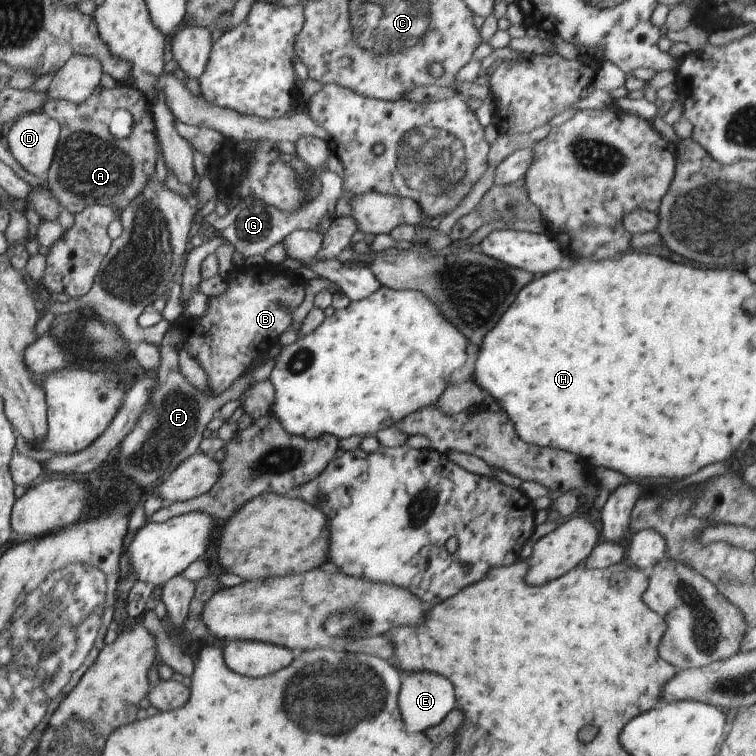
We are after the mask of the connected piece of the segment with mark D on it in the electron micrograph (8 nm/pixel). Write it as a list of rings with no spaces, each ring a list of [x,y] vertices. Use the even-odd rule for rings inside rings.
[[[42,110],[21,115],[13,124],[8,125],[2,139],[18,164],[36,177],[46,177],[54,161],[54,152],[61,136],[61,125]]]

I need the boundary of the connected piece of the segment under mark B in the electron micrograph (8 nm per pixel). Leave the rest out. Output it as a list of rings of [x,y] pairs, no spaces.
[[[266,263],[253,267],[235,267],[228,283],[228,290],[219,296],[209,298],[206,314],[200,318],[187,319],[179,322],[181,340],[177,343],[177,351],[186,352],[199,365],[201,373],[208,378],[208,388],[214,395],[224,393],[261,354],[279,343],[281,334],[292,324],[288,308],[296,308],[305,296],[304,281],[300,280],[294,272],[280,272],[276,266],[280,264]]]

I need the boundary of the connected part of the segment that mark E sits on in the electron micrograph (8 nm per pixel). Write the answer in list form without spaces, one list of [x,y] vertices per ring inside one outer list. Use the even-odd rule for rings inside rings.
[[[401,672],[401,688],[397,694],[397,706],[408,733],[425,733],[437,726],[456,707],[452,684],[438,674],[430,672]]]

